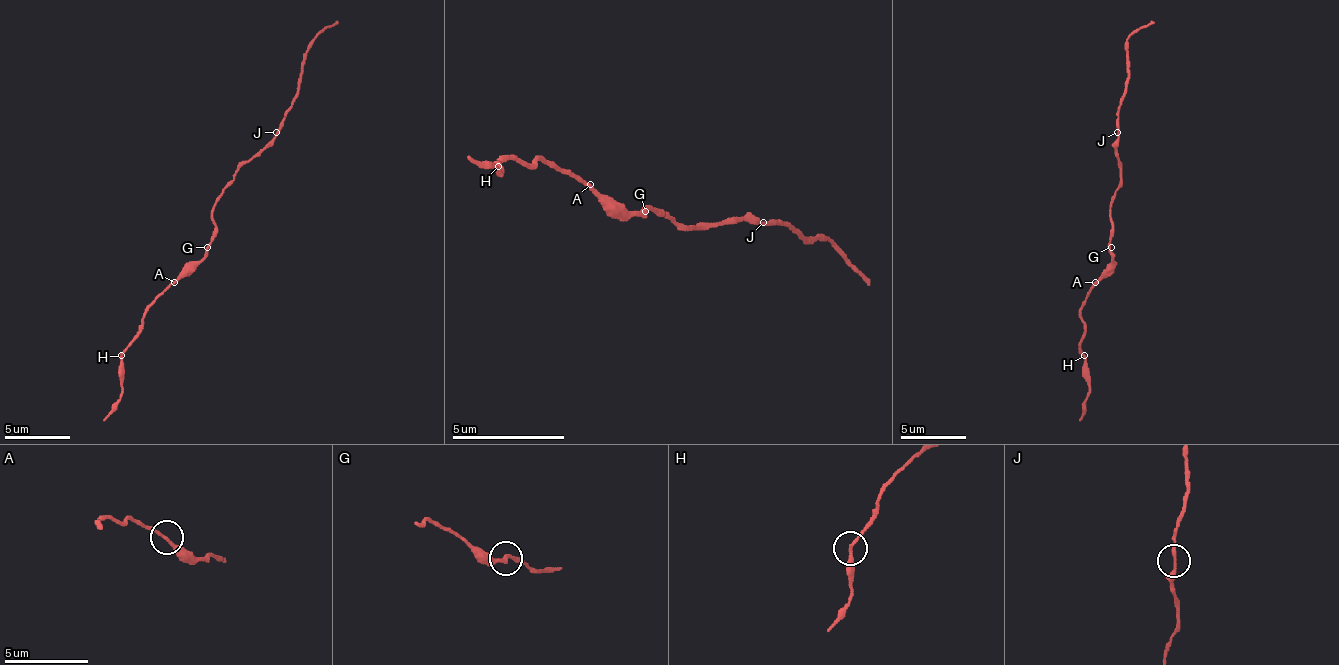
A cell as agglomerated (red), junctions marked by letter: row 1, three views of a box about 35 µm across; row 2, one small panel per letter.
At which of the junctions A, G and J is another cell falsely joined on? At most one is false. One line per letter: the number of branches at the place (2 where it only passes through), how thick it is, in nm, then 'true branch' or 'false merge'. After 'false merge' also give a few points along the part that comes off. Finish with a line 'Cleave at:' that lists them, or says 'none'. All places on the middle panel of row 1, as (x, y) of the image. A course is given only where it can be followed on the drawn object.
A: 2 | 190 nm | true branch
G: 2 | 190 nm | true branch
J: 2 | 180 nm | true branch
Cleave at: none

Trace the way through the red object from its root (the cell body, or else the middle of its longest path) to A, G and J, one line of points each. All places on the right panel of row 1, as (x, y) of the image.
A: (1111, 217), (1111, 267), (1094, 283)
G: (1111, 217), (1111, 247)
J: (1111, 217), (1111, 197), (1121, 181), (1117, 132)

